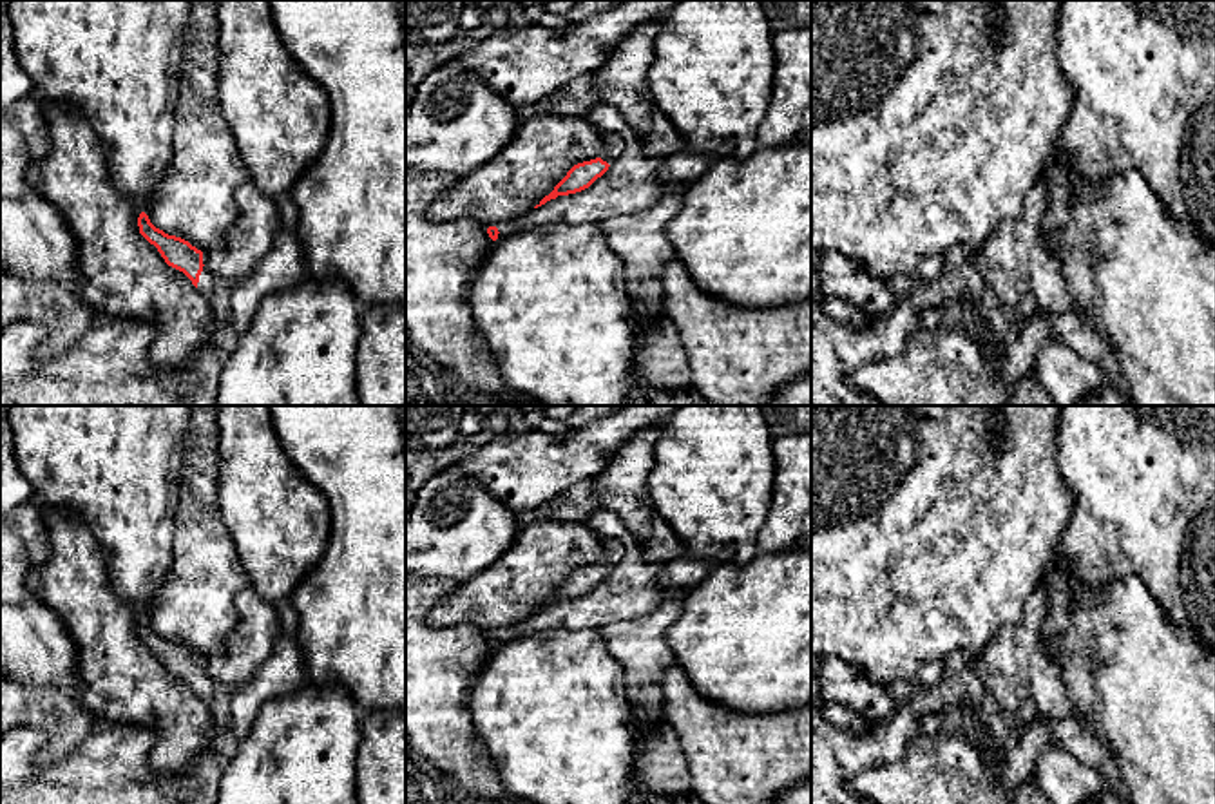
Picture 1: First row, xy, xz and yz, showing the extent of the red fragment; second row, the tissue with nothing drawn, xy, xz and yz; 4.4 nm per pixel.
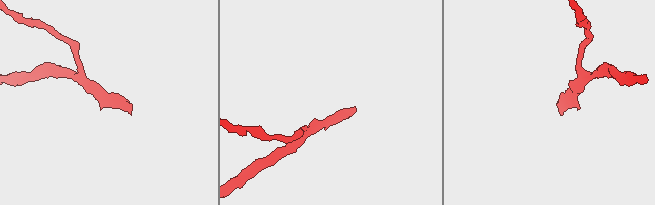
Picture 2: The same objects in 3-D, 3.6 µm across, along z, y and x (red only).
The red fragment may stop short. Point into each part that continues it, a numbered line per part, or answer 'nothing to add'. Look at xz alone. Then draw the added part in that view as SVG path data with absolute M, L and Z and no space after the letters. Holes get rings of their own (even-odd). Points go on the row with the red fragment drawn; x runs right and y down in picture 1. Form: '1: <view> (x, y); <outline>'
1: xz (614, 147); M607 130L601 134L603 134L603 145L605 145L605 152L601 159L607 161L608 165L614 165L617 159L625 156L625 141L616 132Z

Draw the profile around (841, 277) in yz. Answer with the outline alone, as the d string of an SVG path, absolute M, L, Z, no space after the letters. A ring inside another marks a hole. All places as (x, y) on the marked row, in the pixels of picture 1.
M840 252L820 254L817 270L824 301L842 299L851 302L866 319L889 313L896 304L889 282L873 277L862 264Z

